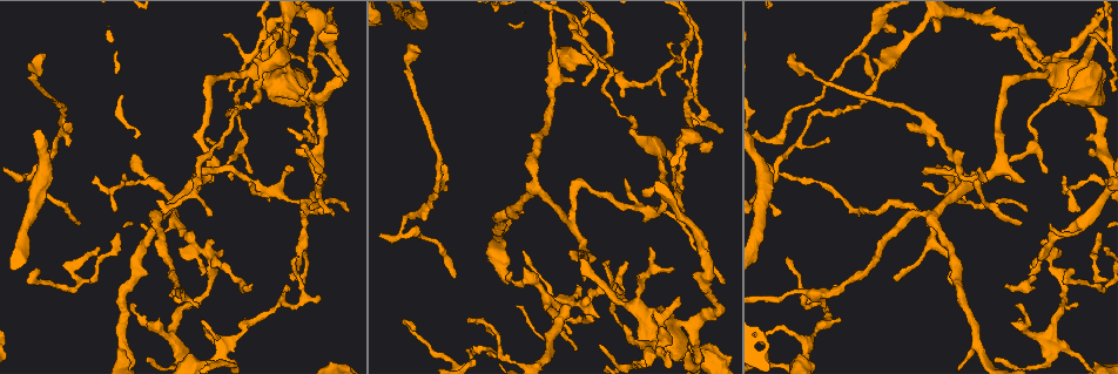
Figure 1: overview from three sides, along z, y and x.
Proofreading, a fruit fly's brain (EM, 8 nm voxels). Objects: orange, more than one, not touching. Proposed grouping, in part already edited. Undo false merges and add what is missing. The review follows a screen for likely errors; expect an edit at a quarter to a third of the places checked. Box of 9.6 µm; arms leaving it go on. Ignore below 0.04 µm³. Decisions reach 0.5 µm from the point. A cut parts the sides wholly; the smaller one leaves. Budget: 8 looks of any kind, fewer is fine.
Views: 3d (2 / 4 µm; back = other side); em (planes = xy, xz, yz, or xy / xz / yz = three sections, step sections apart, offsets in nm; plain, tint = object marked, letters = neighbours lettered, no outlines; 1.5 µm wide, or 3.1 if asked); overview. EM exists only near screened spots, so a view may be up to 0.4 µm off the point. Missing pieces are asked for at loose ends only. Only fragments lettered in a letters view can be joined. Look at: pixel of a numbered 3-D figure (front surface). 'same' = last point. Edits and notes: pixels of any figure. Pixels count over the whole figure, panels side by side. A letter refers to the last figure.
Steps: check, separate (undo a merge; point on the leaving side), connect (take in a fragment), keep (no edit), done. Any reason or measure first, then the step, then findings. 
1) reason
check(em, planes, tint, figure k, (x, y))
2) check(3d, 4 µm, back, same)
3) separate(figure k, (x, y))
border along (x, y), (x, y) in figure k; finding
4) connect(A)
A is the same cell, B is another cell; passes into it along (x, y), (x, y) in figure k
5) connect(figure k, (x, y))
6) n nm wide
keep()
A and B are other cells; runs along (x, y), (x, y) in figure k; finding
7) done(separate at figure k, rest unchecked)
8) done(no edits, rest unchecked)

tapers out
check(3d, 2 µm, figure 1, (667, 150))

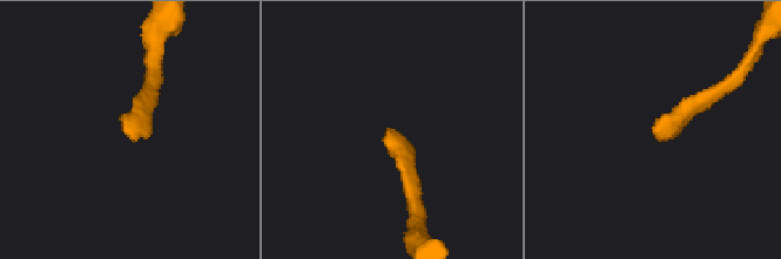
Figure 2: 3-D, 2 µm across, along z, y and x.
shape alone is not enough
check(em, xy, step 8, letters, figure 2, (388, 134))

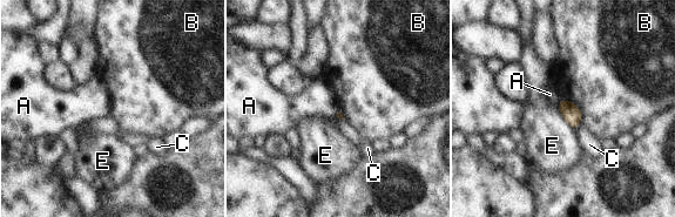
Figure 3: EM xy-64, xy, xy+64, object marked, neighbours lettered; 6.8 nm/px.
cut it another way
check(em, planes, letters, same)

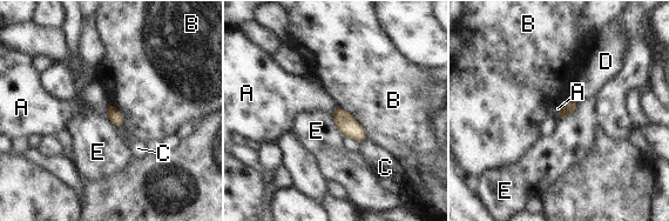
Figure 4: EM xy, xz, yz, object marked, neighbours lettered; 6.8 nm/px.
90 nm wide
keep()
A, B, C, D and E are other cells; border along (109, 104), (106, 115) in figure 4; none of them fits

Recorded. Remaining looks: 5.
an open end
check(3d, 2 µm, figure 1, (253, 285))

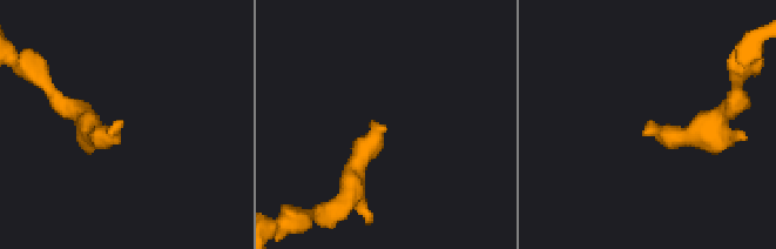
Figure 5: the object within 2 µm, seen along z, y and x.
check(em, xy, step 4, tint, figure 5, (648, 123))

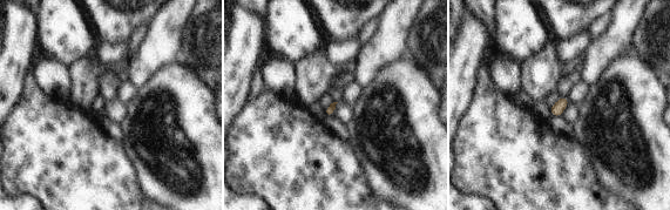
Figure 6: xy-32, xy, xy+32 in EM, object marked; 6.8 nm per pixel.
check(em, yz, step 8, letters, same)

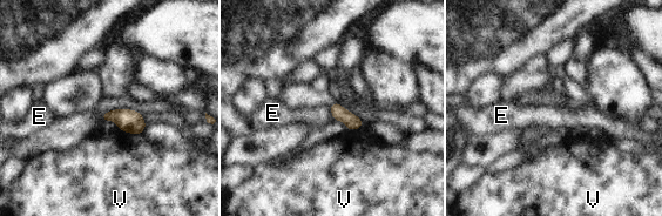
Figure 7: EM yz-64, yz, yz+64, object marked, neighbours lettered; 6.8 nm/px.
100 nm wide
keep()
E and V are other cells; none of them fits

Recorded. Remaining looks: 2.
three-way junction
check(em, planes, letters, figure 1, (930, 214))

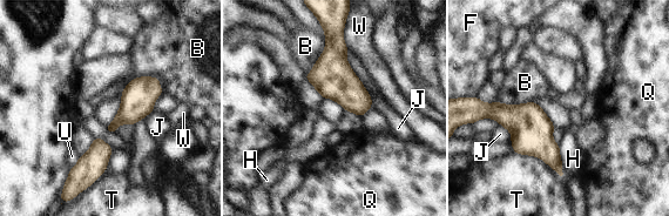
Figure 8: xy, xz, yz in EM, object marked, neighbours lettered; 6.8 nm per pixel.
keep()
B, F, H, J, Q, T, U and W are other cells; runs along (454, 107), (511, 116), (559, 169) in figure 8; one neuron here

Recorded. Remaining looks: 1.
done(no edits, rest unchecked)

